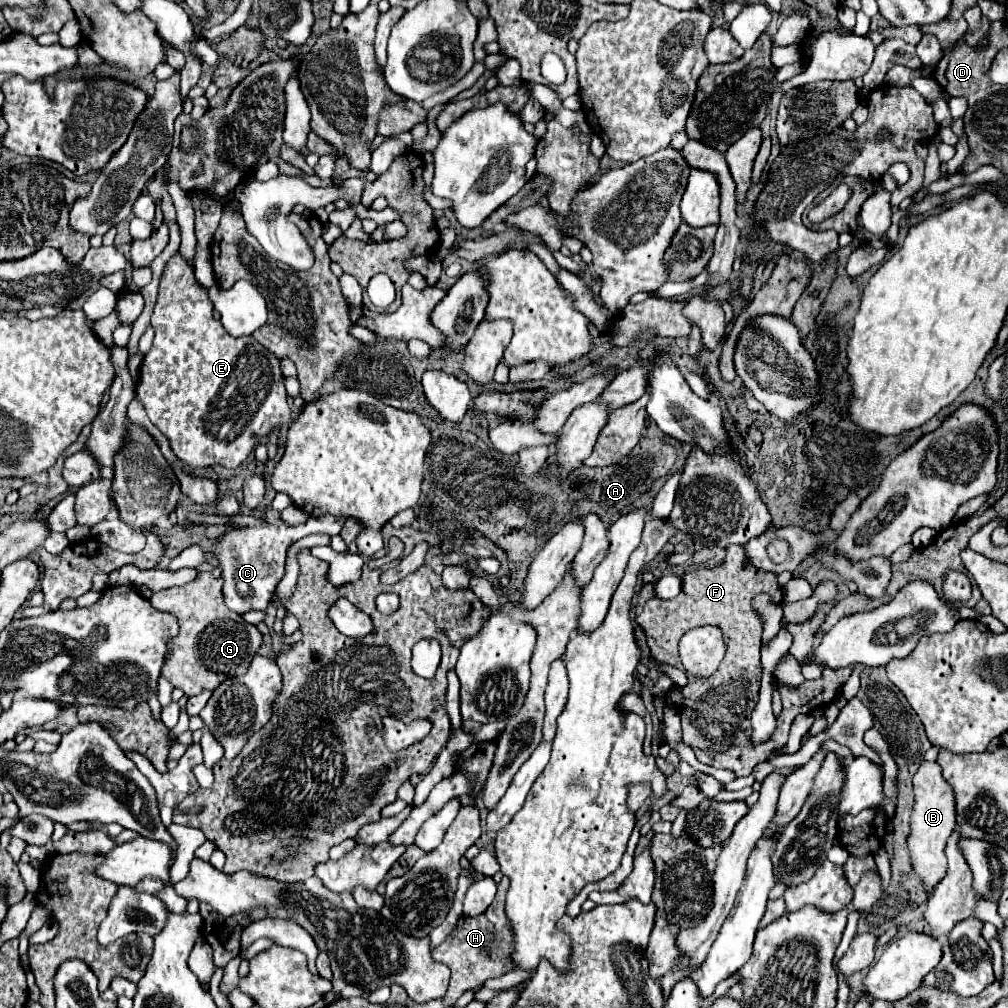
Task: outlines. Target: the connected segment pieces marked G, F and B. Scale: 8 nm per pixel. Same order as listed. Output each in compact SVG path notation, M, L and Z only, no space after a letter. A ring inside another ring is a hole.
M199 572L193 582L185 584L181 588L167 588L159 594L153 594L151 604L157 610L173 614L179 622L179 634L171 642L173 656L167 664L163 664L163 676L167 680L171 680L171 684L175 688L181 688L185 692L185 696L195 696L201 690L211 692L227 678L245 674L247 666L251 664L251 658L255 658L255 654L259 652L259 646L263 644L263 634L257 630L257 626L245 622L243 616L239 616L237 612L227 608L225 598L223 598L223 580L215 578L211 572Z
M731 544L725 548L725 558L719 566L685 572L681 574L681 578L683 578L683 588L675 600L651 598L645 602L643 612L635 620L647 634L647 644L651 648L655 662L669 666L675 666L677 662L675 658L677 642L685 630L701 624L715 624L723 630L727 652L719 670L708 678L688 675L688 684L681 688L685 697L685 704L680 710L683 742L693 748L699 762L733 770L737 776L749 776L757 762L767 760L775 748L785 746L791 722L797 714L809 714L817 706L825 706L835 700L839 688L847 682L851 668L839 668L839 670L823 668L823 678L811 682L805 680L797 690L779 684L783 698L783 712L777 720L777 730L769 742L753 746L749 742L749 734L751 734L751 712L757 704L759 682L761 682L759 650L761 650L763 620L761 616L753 614L751 600L759 592L769 592L773 602L781 602L783 592L777 576L759 570L750 563L747 564L747 556L743 554L743 548Z
M923 762L913 776L915 788L915 806L911 814L911 834L909 834L909 850L915 874L925 882L927 892L945 876L947 858L945 858L945 842L955 828L955 796L951 786L943 782L943 774L937 762Z

